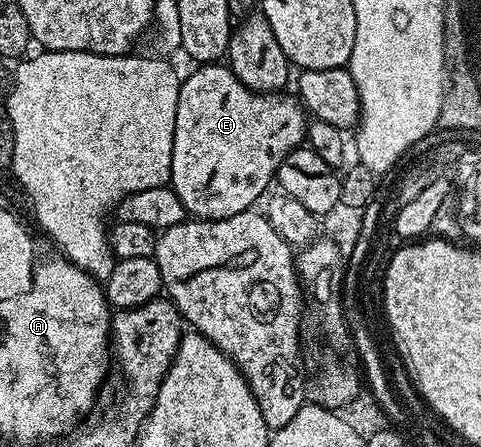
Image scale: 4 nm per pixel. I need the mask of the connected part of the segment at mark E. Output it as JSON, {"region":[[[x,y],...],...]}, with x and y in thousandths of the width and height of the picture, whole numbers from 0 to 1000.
{"region":[[[418,143],[401,154],[410,157],[376,174],[351,407],[383,456],[387,481],[410,492],[478,488],[532,463],[534,441],[570,414],[580,367],[636,315],[638,255],[624,226],[599,219],[599,208],[538,210],[516,201],[474,145]]]}

